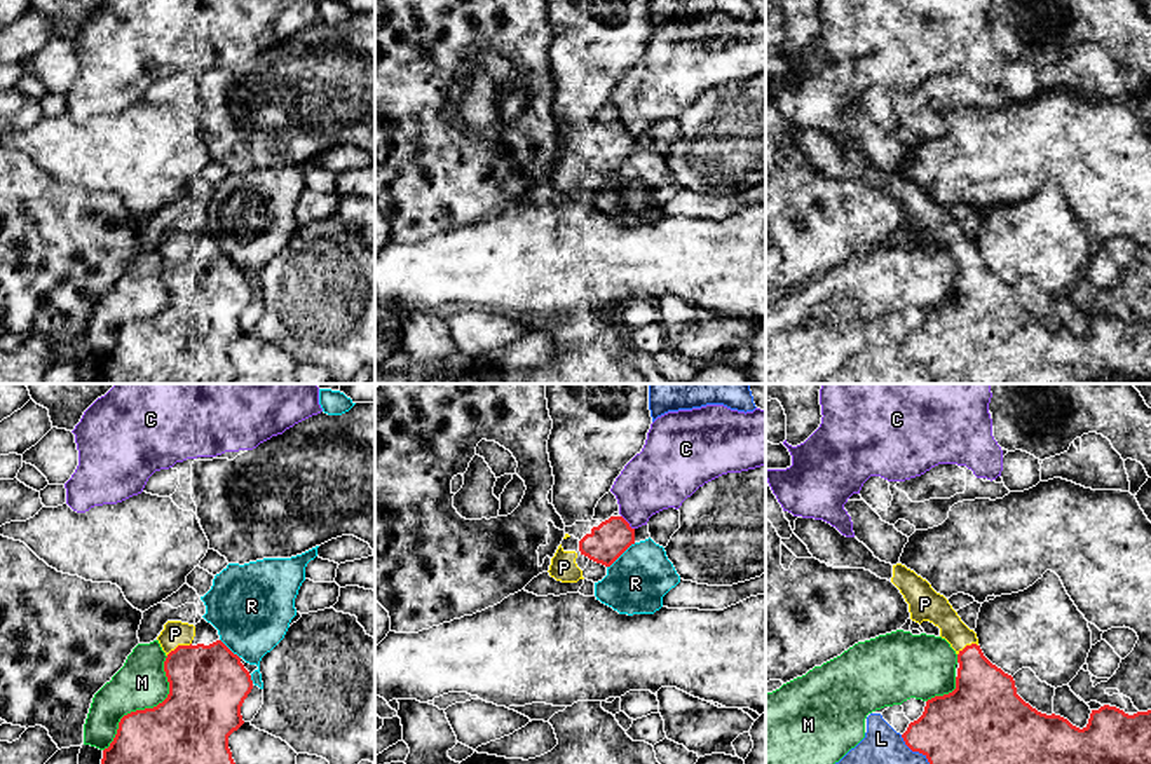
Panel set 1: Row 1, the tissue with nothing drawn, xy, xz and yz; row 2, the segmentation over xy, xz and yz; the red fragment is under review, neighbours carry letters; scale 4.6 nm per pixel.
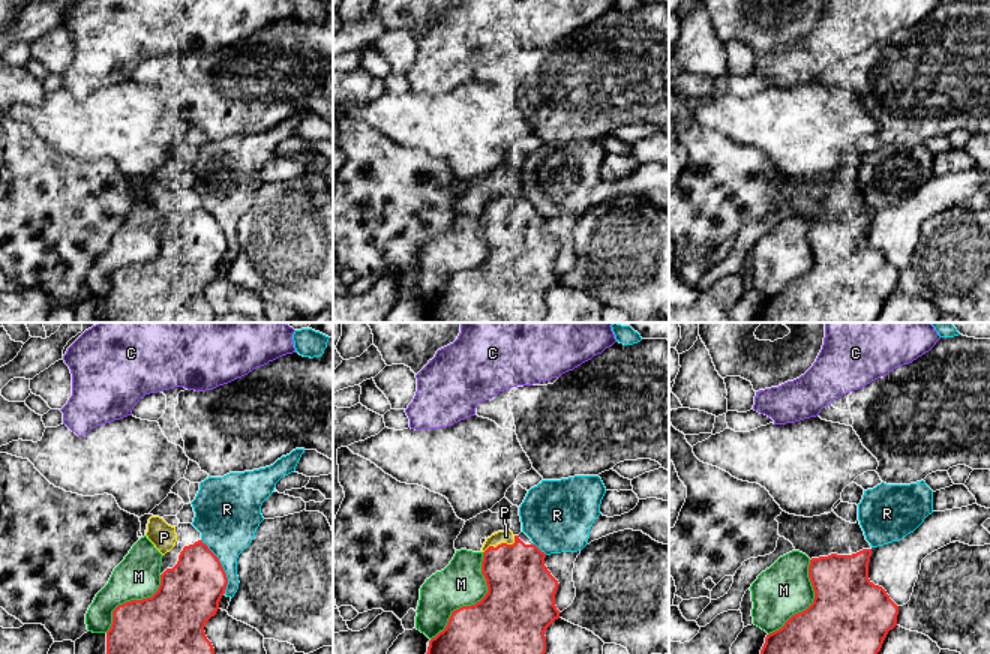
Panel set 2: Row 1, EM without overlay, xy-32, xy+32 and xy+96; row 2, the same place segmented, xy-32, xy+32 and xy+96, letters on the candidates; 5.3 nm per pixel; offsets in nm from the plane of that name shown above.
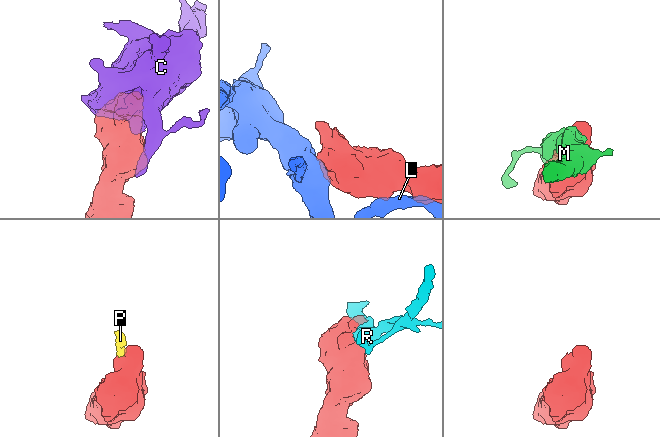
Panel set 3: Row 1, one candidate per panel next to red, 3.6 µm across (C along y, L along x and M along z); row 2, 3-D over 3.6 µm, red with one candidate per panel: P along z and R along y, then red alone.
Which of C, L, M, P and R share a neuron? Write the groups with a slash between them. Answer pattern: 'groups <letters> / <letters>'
groups C / L / M / P / R

